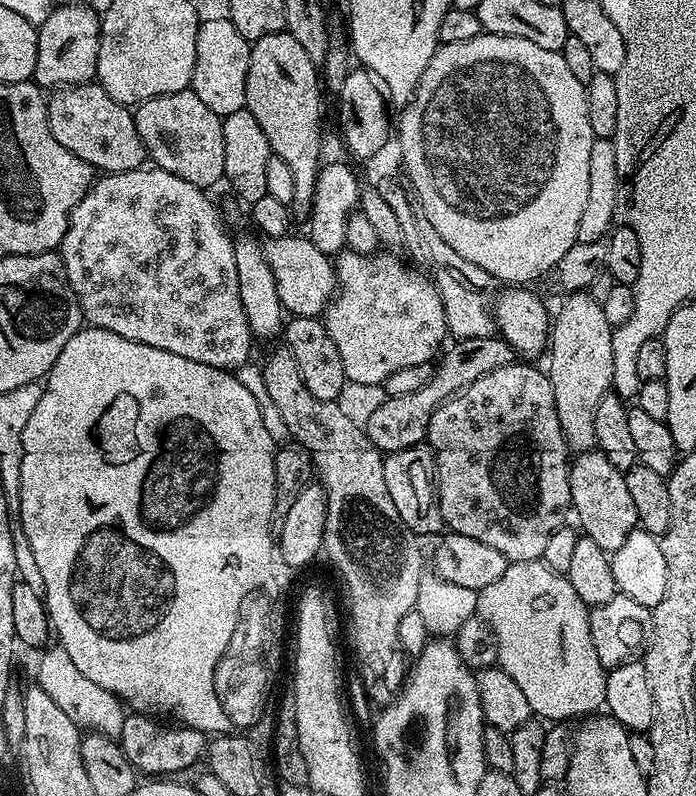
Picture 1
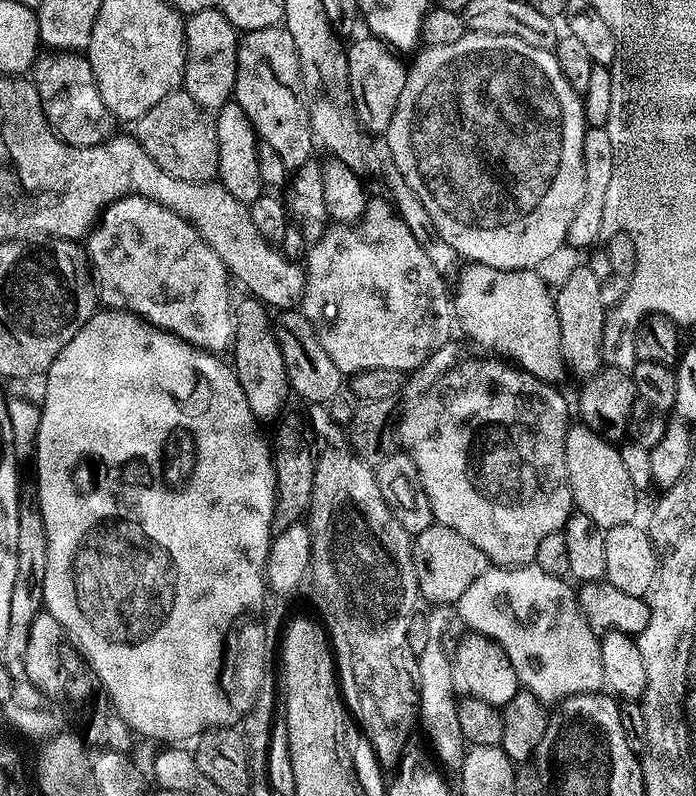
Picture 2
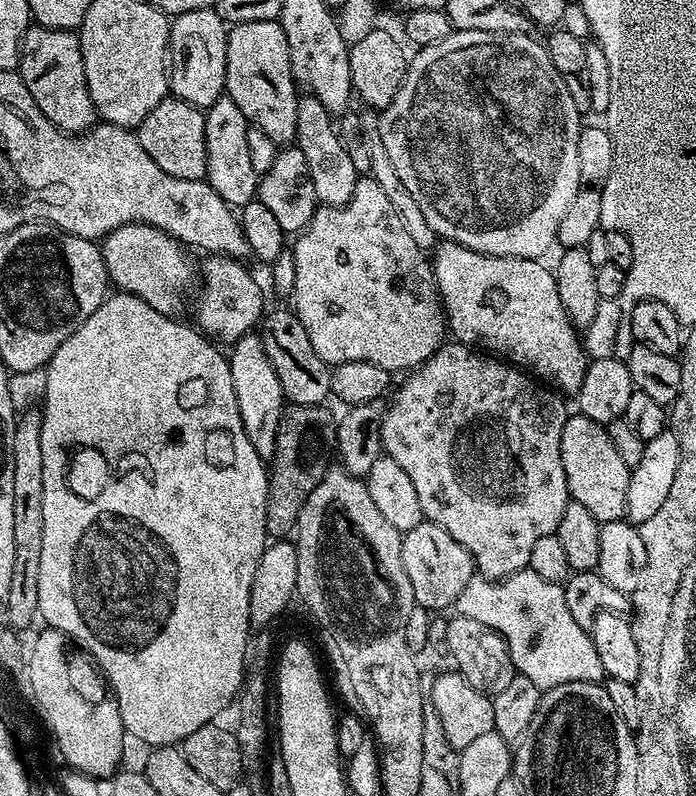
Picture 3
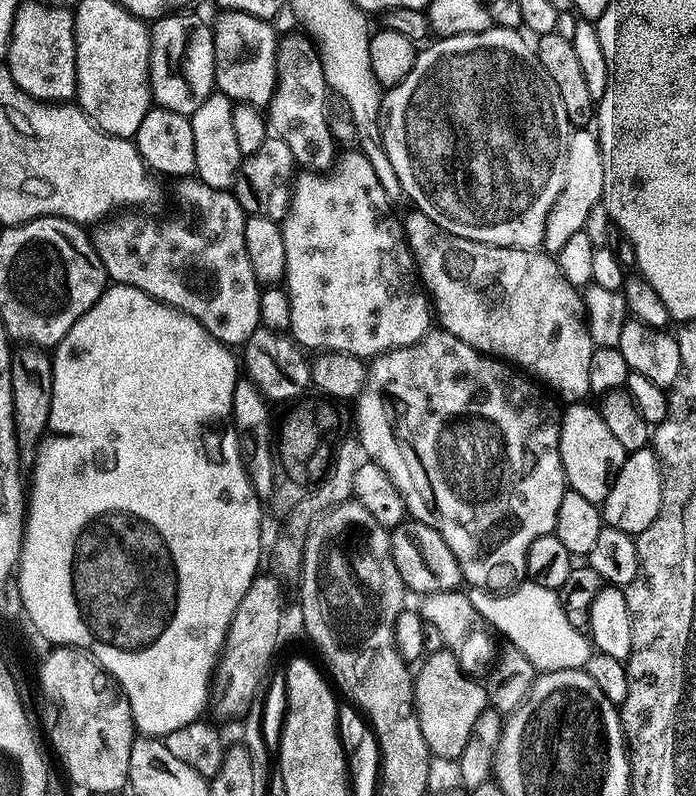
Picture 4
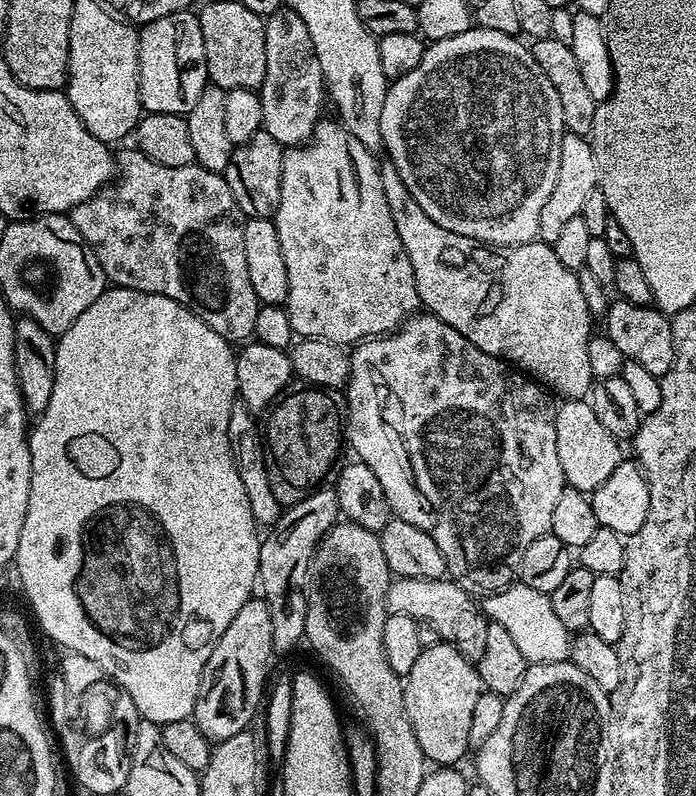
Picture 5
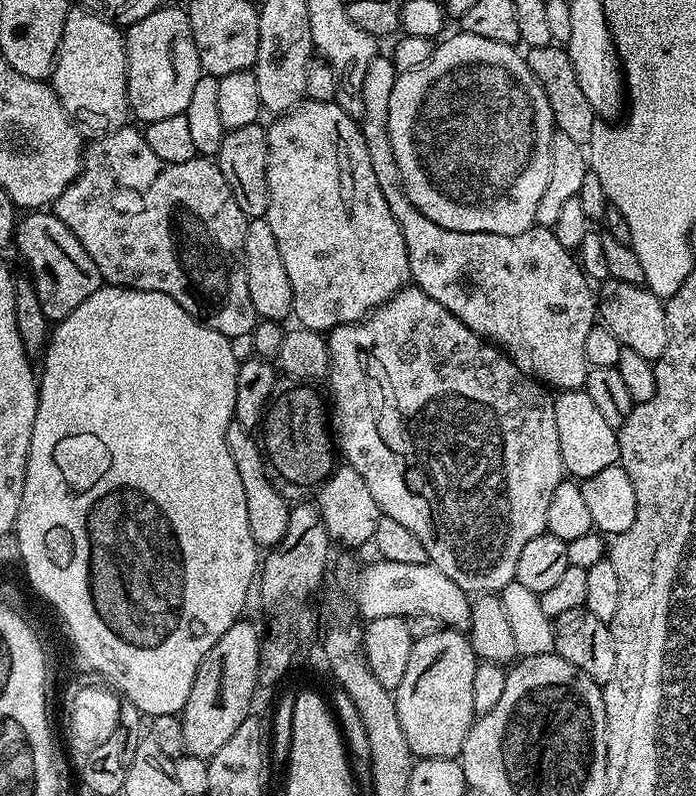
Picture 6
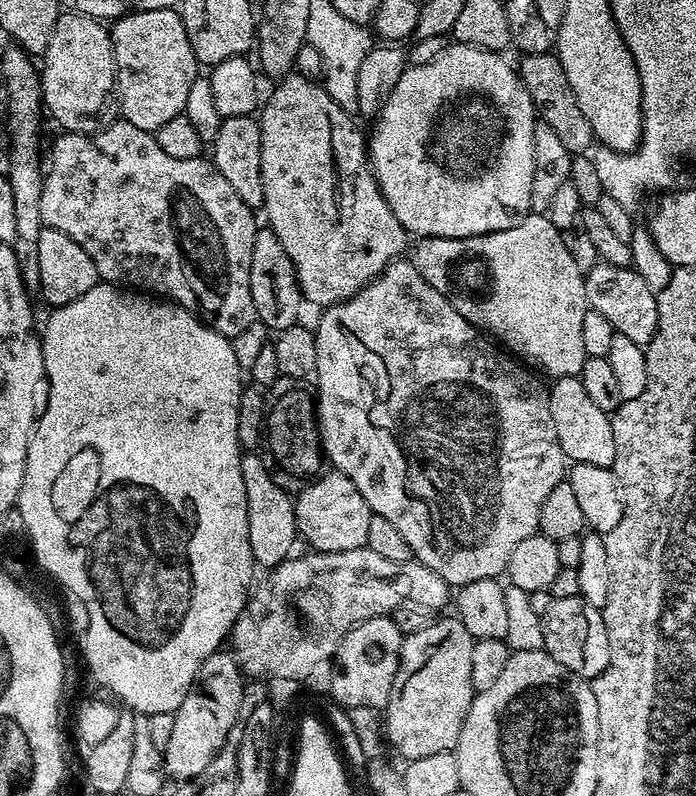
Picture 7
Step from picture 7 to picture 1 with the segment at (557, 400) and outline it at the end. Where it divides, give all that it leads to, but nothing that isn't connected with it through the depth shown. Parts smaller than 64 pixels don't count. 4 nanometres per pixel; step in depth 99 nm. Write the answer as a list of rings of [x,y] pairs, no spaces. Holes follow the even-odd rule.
[[[599,450],[579,453],[571,461],[568,469],[570,478],[570,508],[580,519],[579,527],[583,535],[594,538],[598,546],[606,553],[614,553],[622,542],[638,527],[634,502],[630,498],[630,490],[626,487],[624,473],[610,466],[610,458],[606,458]]]

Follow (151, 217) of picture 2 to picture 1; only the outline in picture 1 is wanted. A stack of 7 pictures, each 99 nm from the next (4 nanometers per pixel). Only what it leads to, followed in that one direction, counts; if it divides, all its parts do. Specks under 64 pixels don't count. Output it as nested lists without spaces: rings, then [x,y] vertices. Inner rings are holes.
[[[141,166],[129,172],[101,175],[80,199],[78,206],[74,206],[58,251],[64,263],[66,278],[78,298],[85,321],[91,327],[122,334],[122,338],[130,338],[158,350],[170,350],[170,354],[178,354],[178,358],[190,358],[190,362],[202,362],[206,366],[225,370],[240,370],[236,368],[242,367],[252,356],[254,337],[246,322],[246,310],[242,310],[242,294],[238,294],[238,266],[234,266],[233,237],[228,236],[224,229],[224,220],[208,195],[205,189],[186,182],[186,178],[178,178],[155,166]]]

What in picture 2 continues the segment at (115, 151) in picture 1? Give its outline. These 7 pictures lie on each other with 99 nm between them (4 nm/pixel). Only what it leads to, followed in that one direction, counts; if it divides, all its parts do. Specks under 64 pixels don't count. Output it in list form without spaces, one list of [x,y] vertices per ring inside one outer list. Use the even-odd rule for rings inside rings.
[[[68,52],[46,55],[37,59],[30,76],[38,90],[38,98],[52,133],[62,142],[79,148],[108,143],[114,136],[114,117],[106,102],[102,102],[102,94],[87,55]]]

